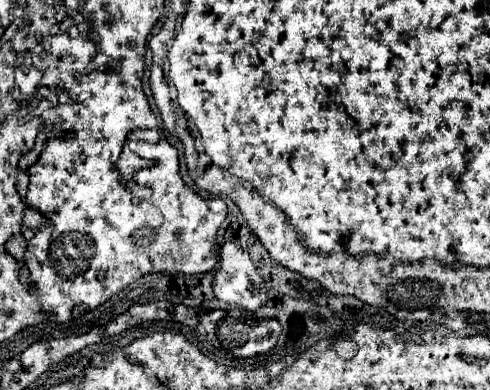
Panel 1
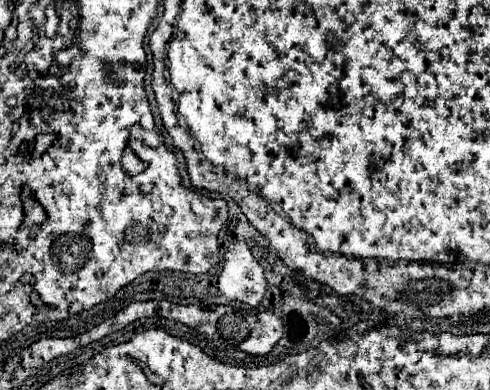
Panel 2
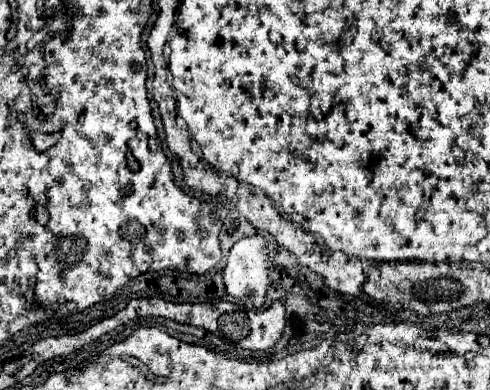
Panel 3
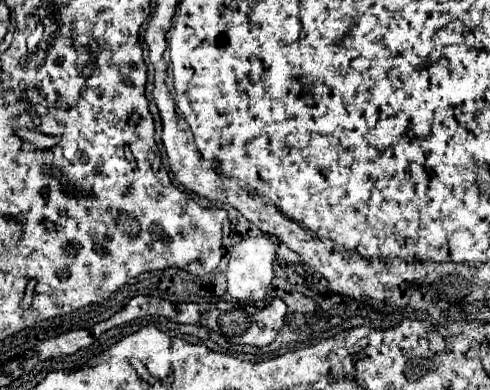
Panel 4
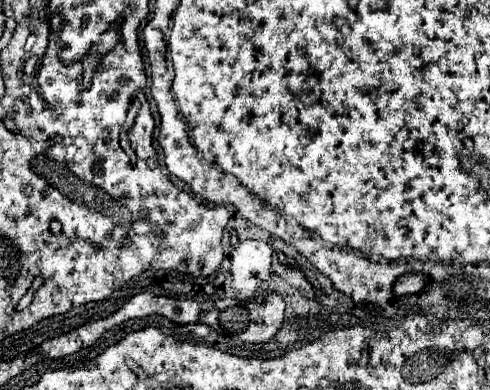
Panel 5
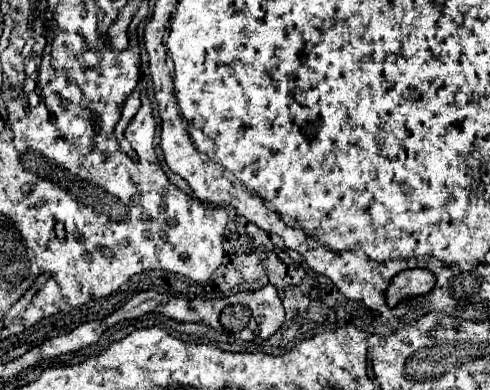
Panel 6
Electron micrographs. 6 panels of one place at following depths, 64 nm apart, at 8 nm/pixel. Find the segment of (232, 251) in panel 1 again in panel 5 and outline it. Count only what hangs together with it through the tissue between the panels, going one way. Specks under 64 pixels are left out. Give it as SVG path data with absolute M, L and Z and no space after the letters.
M246 240L234 250L230 270L232 288L238 290L238 298L256 298L262 294L260 290L270 280L270 260L272 246L262 240Z

